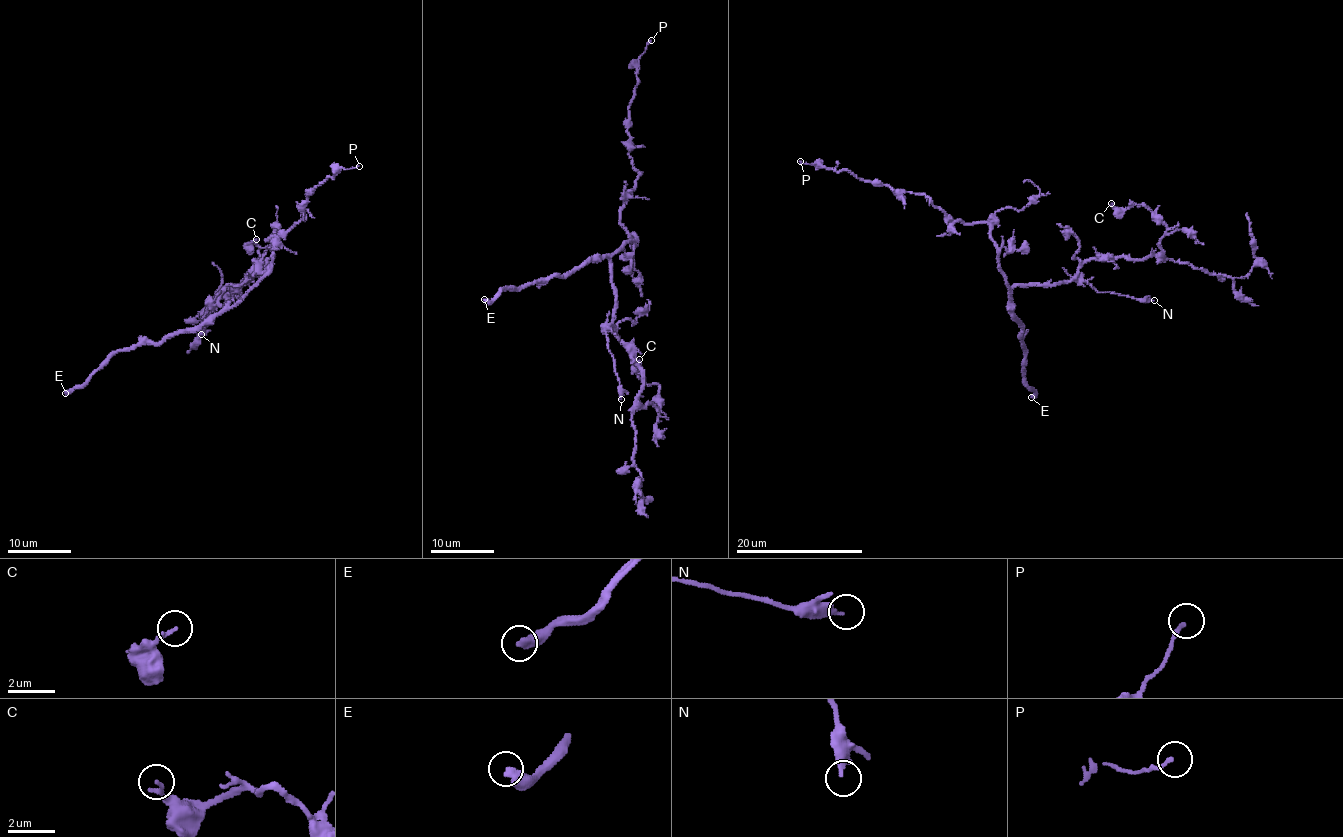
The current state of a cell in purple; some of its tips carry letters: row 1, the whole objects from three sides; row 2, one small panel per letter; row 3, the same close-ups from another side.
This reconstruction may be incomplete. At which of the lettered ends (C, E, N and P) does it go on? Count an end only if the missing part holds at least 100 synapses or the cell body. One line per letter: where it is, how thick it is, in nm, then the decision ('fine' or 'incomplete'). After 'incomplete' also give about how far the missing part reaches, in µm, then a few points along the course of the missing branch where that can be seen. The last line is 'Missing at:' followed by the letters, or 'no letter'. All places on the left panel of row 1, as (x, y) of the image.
C: at (256, 239); 180 nm thick; fine
E: at (65, 393); 440 nm thick; incomplete; about 190 µm are missing
N: at (201, 334); 320 nm thick; fine
P: at (359, 166); 170 nm thick; fine
Missing at: E

